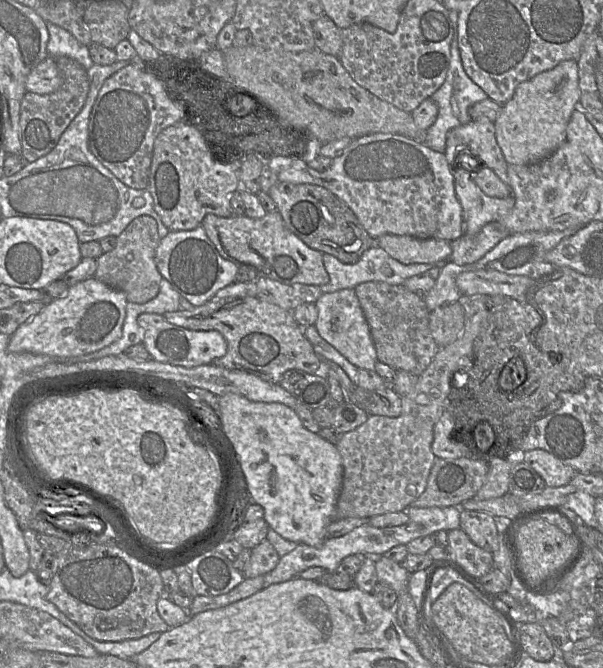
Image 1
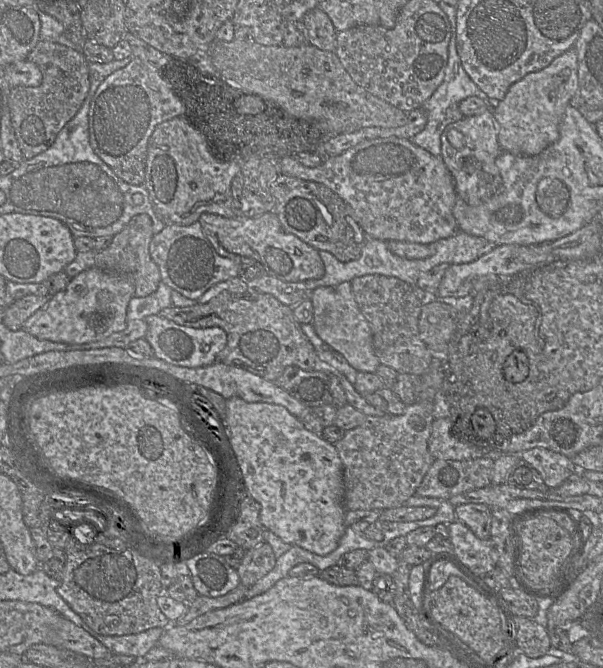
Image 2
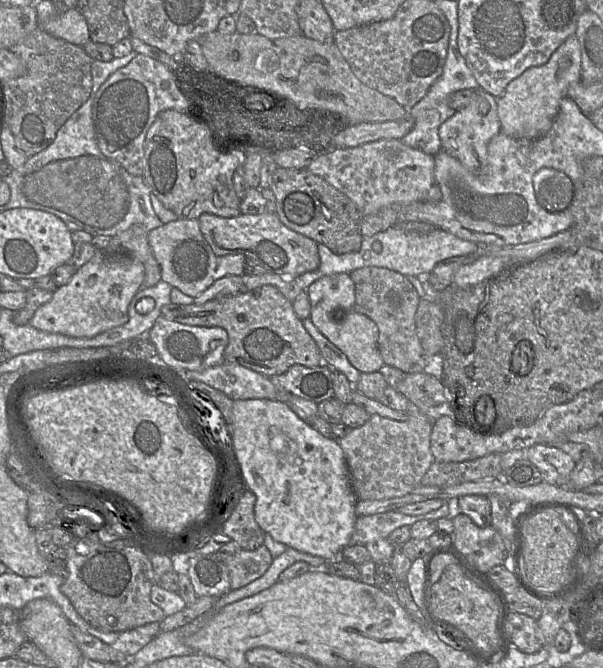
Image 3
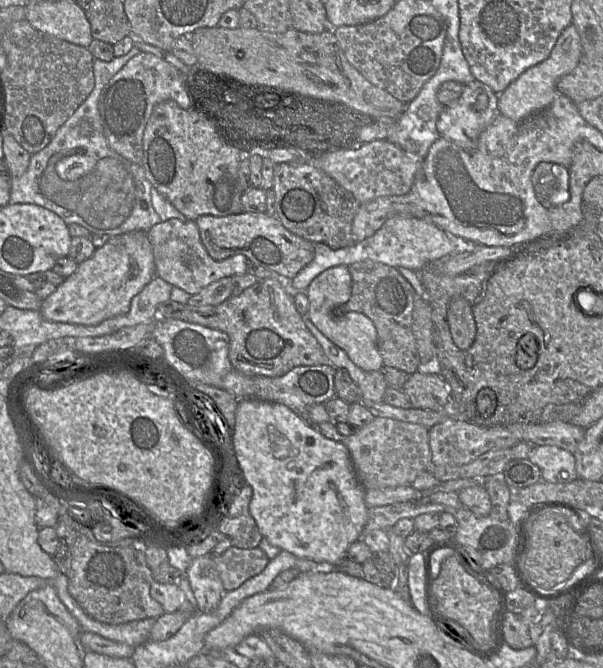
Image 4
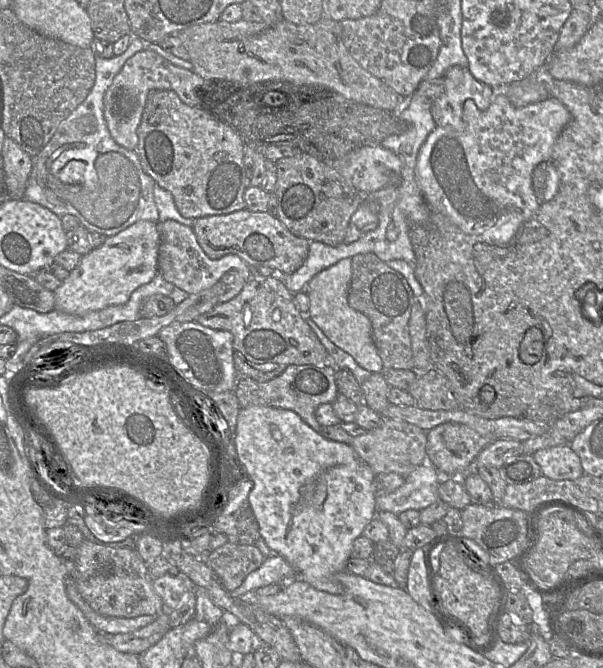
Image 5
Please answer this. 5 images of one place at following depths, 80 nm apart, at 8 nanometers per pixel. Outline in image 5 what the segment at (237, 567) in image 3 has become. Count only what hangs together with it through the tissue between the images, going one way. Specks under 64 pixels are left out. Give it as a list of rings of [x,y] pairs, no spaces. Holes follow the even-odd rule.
[[[226,543],[204,556],[206,564],[214,571],[222,586],[232,592],[246,576],[258,569],[265,557],[255,545]]]

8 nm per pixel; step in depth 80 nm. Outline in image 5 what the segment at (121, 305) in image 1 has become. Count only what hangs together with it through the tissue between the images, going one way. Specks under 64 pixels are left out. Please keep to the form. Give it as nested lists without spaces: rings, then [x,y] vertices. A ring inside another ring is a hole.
[[[138,221],[114,236],[107,237],[102,246],[83,255],[78,265],[54,291],[55,309],[71,315],[86,315],[108,306],[126,303],[140,286],[149,283],[158,274],[160,236],[157,223]]]

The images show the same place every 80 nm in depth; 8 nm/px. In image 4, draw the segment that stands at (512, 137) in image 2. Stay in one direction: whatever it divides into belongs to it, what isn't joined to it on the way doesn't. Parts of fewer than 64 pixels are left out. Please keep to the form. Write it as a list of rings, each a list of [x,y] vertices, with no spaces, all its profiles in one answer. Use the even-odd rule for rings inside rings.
[[[572,23],[558,37],[549,57],[527,69],[499,95],[499,112],[514,120],[521,121],[549,107],[558,94],[558,81],[571,73],[582,58],[582,45],[578,30]]]

